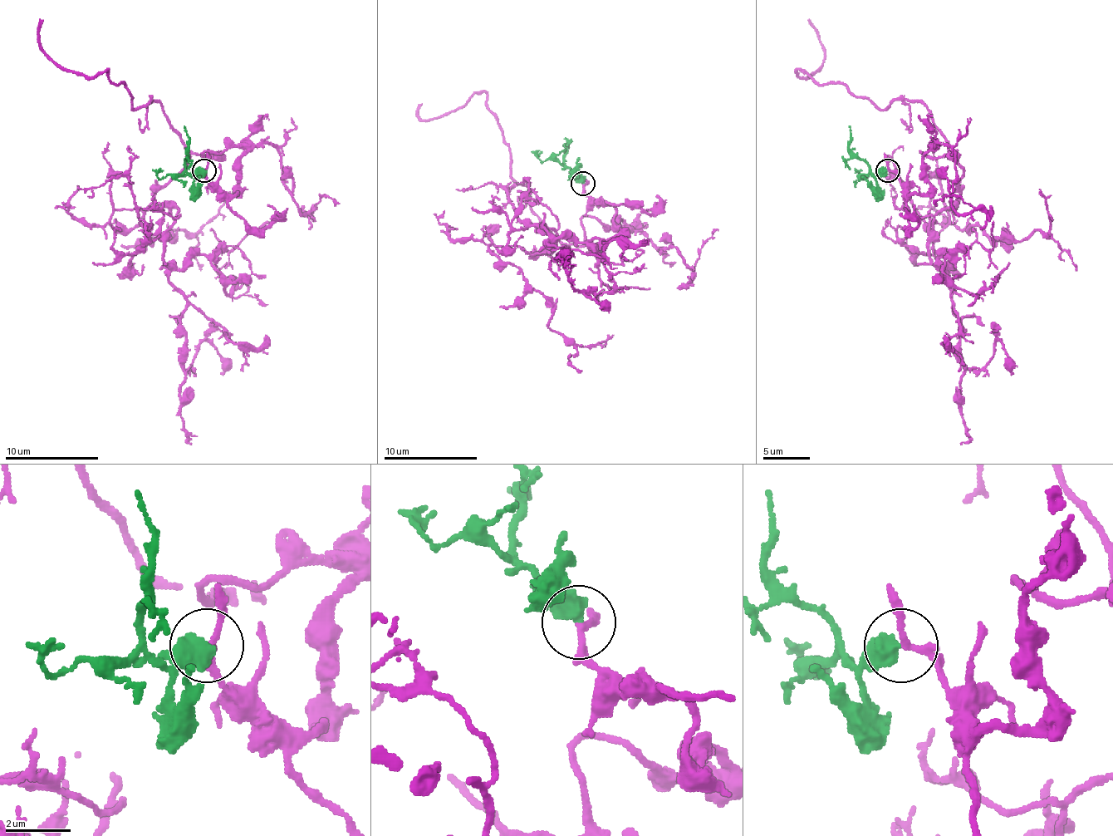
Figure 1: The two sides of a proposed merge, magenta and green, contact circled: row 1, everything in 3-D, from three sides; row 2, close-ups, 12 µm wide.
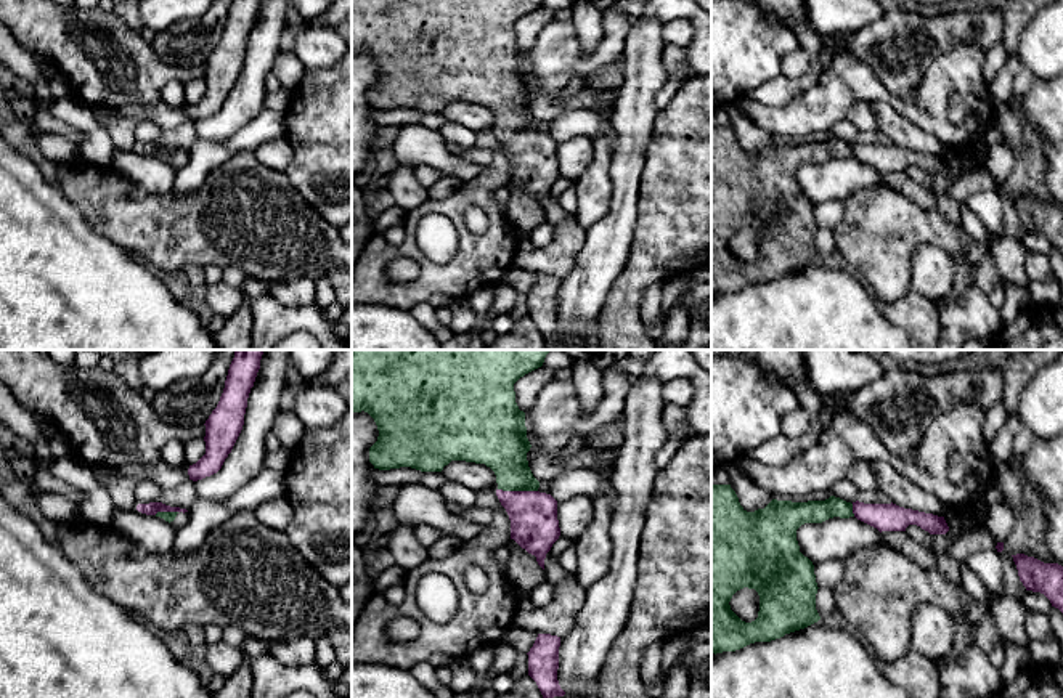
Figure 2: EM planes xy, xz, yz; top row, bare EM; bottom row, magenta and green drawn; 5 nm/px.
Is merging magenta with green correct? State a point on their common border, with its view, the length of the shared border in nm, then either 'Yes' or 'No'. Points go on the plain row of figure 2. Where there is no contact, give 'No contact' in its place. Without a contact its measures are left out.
Touches magenta at xz (517, 132). Shared border 200 nm. Yes

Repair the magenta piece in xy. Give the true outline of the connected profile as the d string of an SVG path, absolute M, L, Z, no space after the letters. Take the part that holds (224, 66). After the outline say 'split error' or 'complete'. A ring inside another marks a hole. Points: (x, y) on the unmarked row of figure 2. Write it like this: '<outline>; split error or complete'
M260 0L231 2L220 42L204 64L206 95L189 106L189 120L202 120L222 109L242 71L247 39L259 10Z; complete

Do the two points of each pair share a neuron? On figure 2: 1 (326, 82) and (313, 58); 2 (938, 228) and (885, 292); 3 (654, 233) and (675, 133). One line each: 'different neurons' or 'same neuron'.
1: different neurons
2: same neuron
3: same neuron

